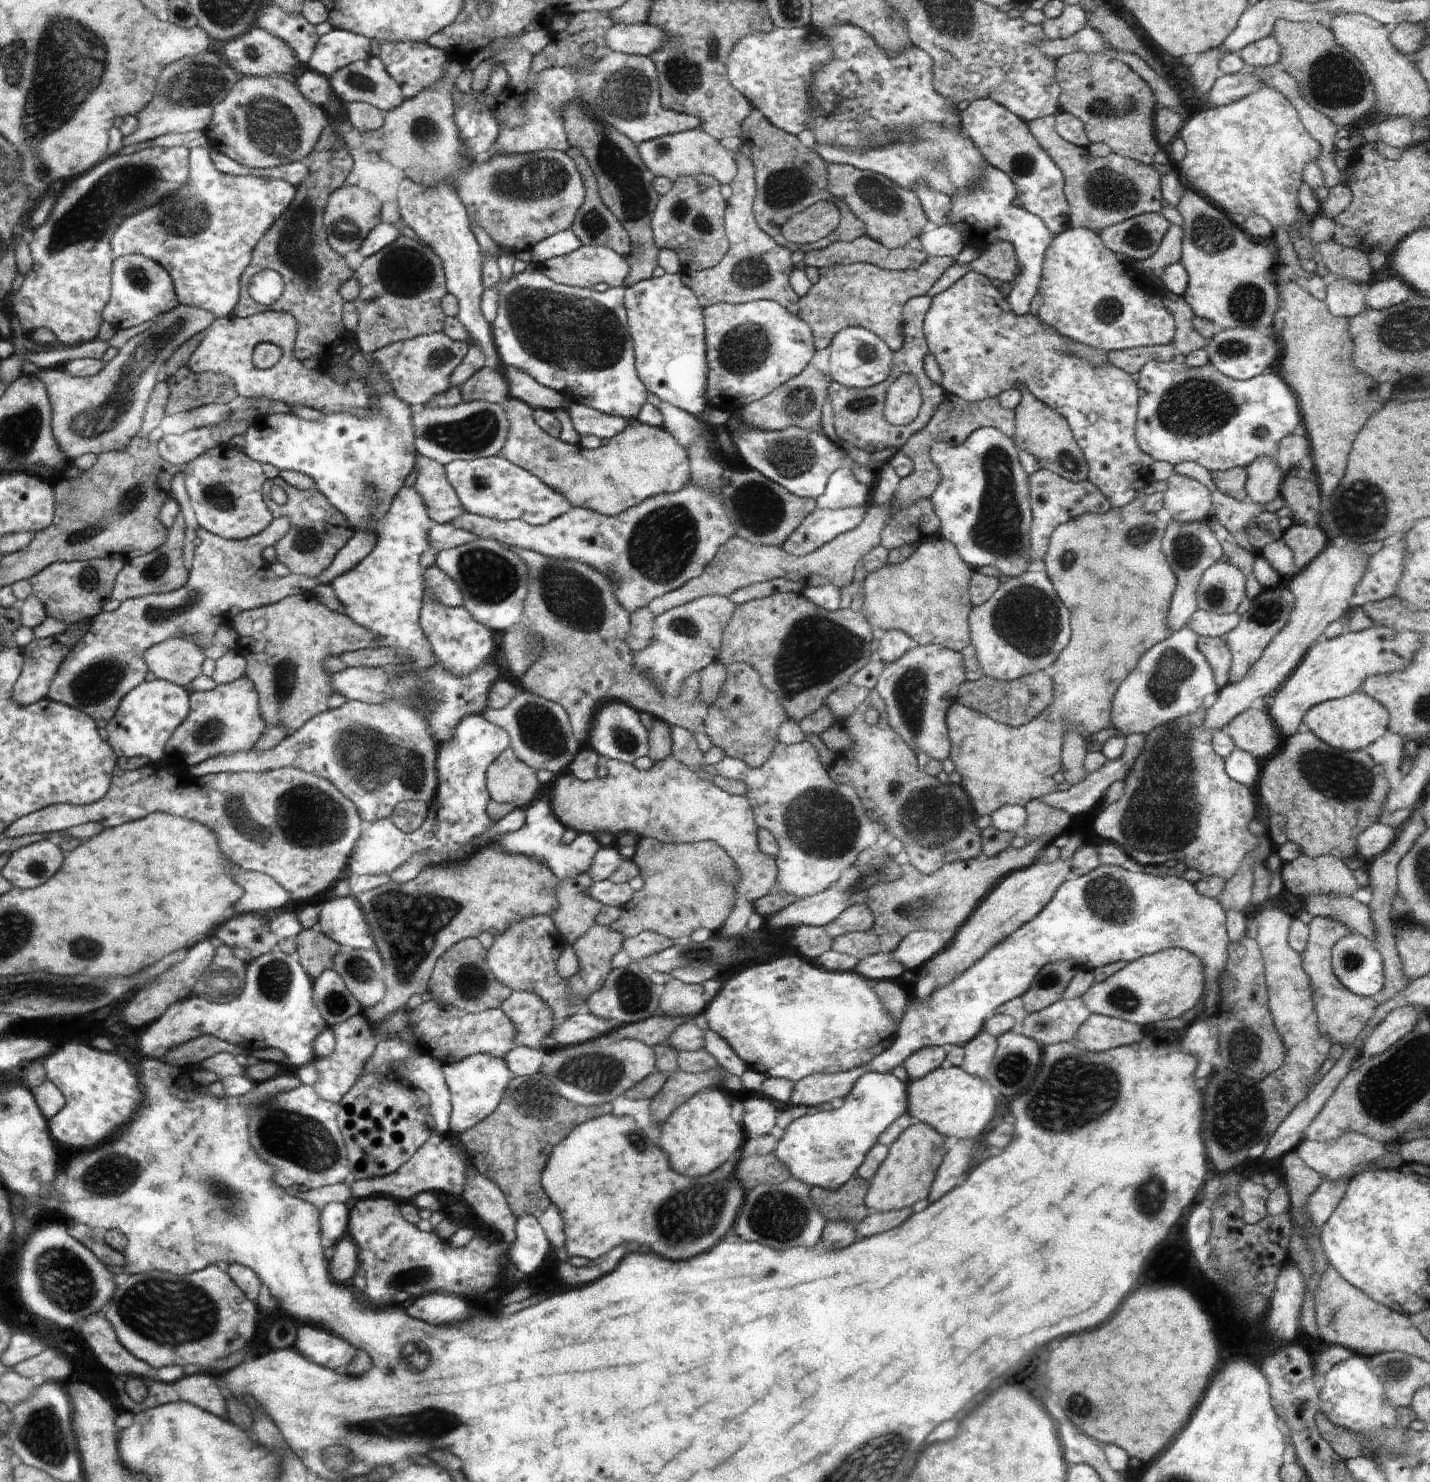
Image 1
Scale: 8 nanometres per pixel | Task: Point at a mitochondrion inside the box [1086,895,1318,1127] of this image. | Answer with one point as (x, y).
(1246, 1048)

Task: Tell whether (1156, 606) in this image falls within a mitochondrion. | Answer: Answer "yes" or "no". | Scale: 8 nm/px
no

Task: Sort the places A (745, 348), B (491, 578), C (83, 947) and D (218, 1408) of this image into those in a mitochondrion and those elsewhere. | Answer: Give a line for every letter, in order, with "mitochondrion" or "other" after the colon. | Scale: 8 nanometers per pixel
A: mitochondrion
B: mitochondrion
C: mitochondrion
D: other

